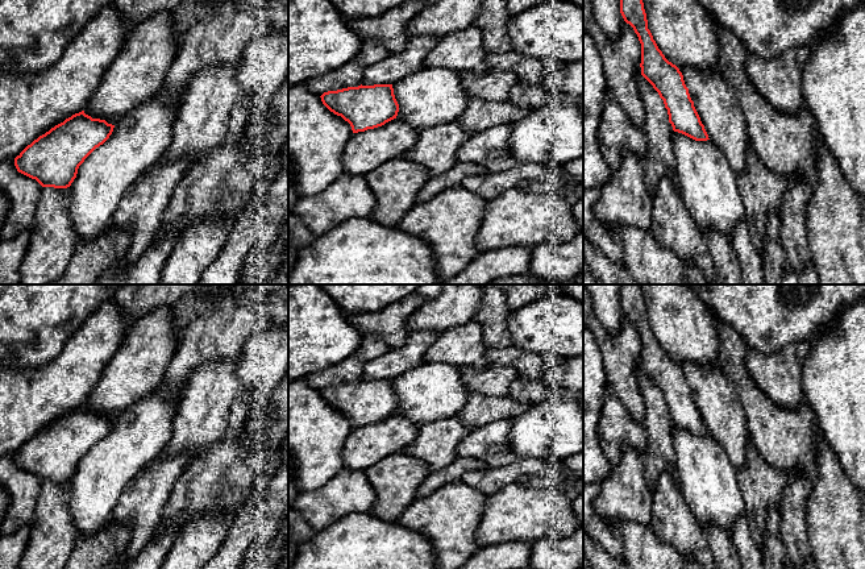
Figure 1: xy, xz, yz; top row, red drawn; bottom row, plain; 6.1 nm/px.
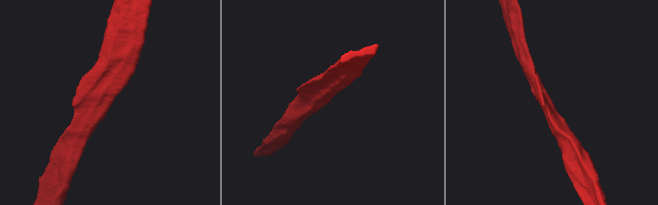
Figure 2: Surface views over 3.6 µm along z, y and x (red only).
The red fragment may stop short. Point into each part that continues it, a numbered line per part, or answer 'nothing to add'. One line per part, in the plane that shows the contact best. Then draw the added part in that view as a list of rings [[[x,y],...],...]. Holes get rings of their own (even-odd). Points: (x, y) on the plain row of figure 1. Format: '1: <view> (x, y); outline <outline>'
nothing to add

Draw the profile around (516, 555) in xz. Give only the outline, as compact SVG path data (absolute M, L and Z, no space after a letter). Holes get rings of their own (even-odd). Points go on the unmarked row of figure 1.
M524 540L486 544L459 569L527 569L531 553L532 544Z

